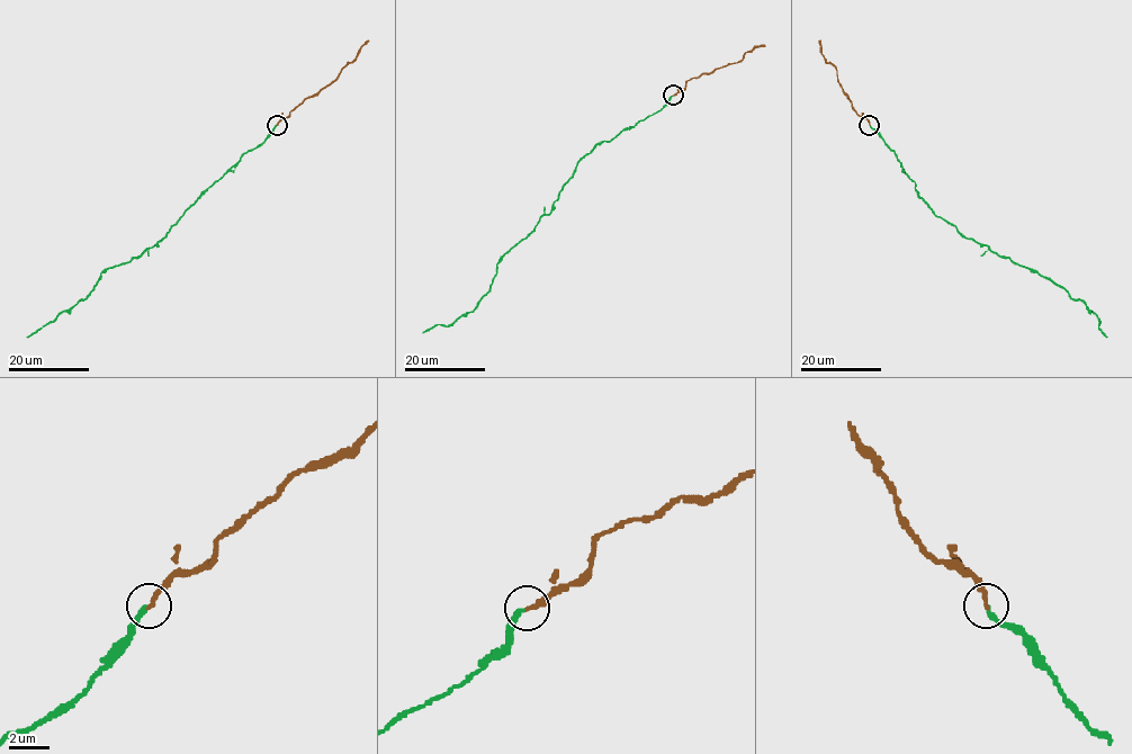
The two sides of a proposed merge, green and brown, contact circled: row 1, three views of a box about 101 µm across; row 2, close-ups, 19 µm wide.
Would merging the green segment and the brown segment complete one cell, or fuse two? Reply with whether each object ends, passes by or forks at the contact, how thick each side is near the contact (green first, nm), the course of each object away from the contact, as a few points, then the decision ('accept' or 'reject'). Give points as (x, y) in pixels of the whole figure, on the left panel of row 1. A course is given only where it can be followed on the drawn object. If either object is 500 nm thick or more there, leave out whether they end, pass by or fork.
green ends there; brown ends there; 280 nm thick on the green side, 280 nm on the other; green runs (276, 125), (266, 140), (245, 153), (203, 193), (156, 244), (129, 262), (101, 274), (86, 298), (26, 337); brown runs (277, 125), (306, 98), (330, 84), (368, 41); accept

